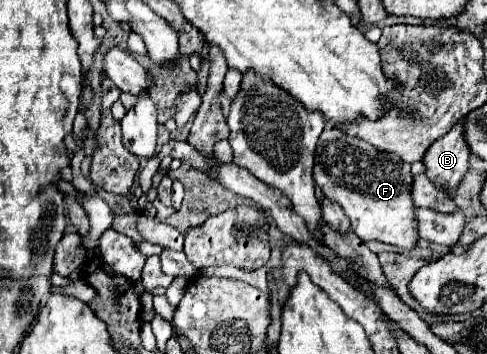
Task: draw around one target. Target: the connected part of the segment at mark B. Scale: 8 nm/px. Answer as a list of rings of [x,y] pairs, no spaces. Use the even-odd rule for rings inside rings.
[[[458,122],[448,134],[438,138],[424,154],[426,176],[446,194],[452,194],[468,172],[470,150],[464,142],[464,130]]]

